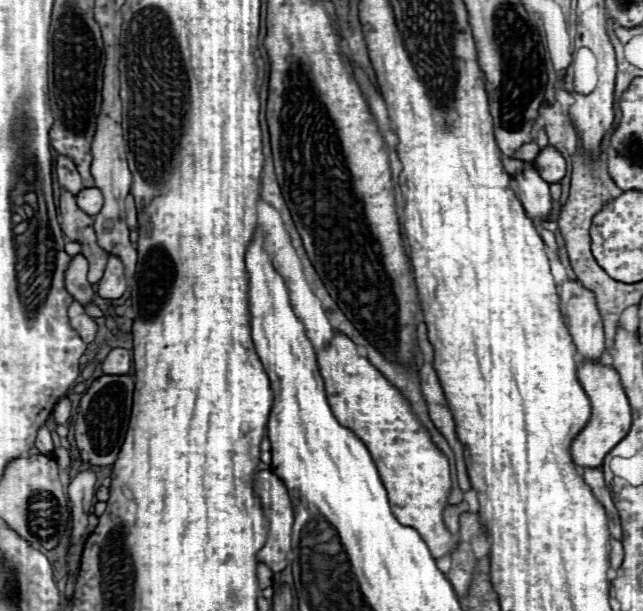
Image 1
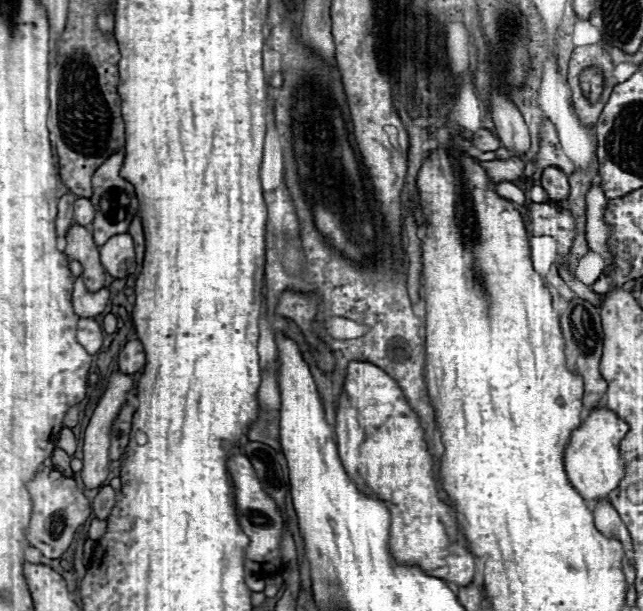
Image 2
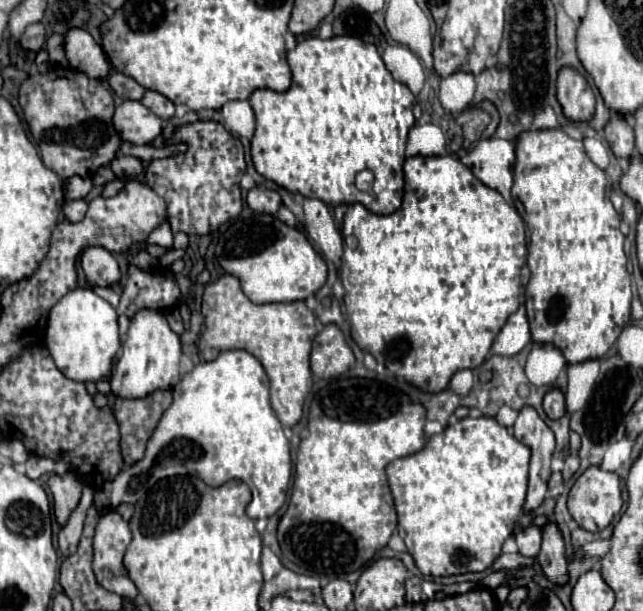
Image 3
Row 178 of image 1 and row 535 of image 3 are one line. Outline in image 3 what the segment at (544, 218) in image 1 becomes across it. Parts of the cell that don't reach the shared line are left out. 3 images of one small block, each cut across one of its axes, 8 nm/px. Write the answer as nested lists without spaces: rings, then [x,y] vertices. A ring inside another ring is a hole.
[[[530,524],[528,528],[518,530],[516,542],[518,542],[520,554],[524,554],[524,556],[536,556],[540,552],[540,544],[542,544],[542,528]]]

